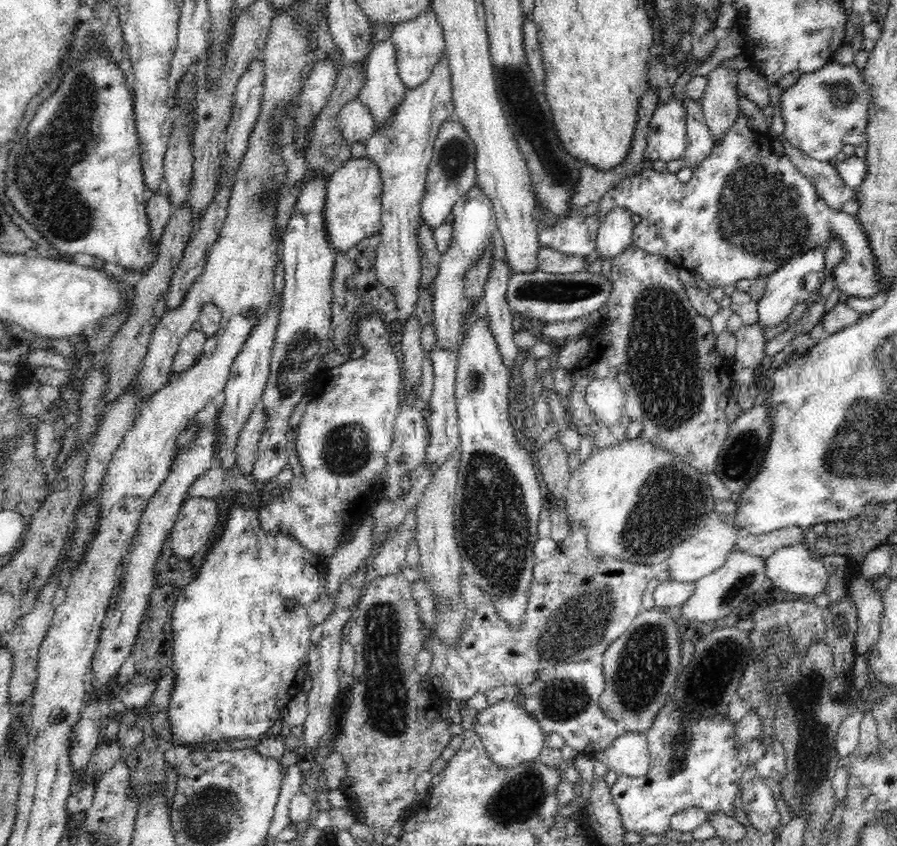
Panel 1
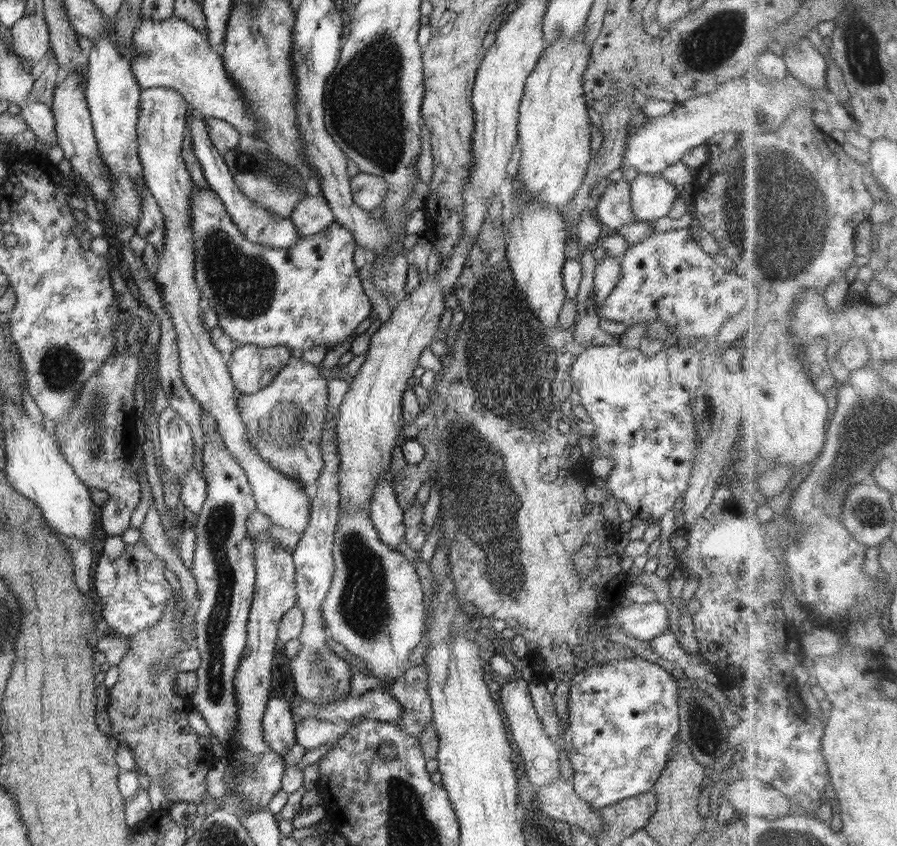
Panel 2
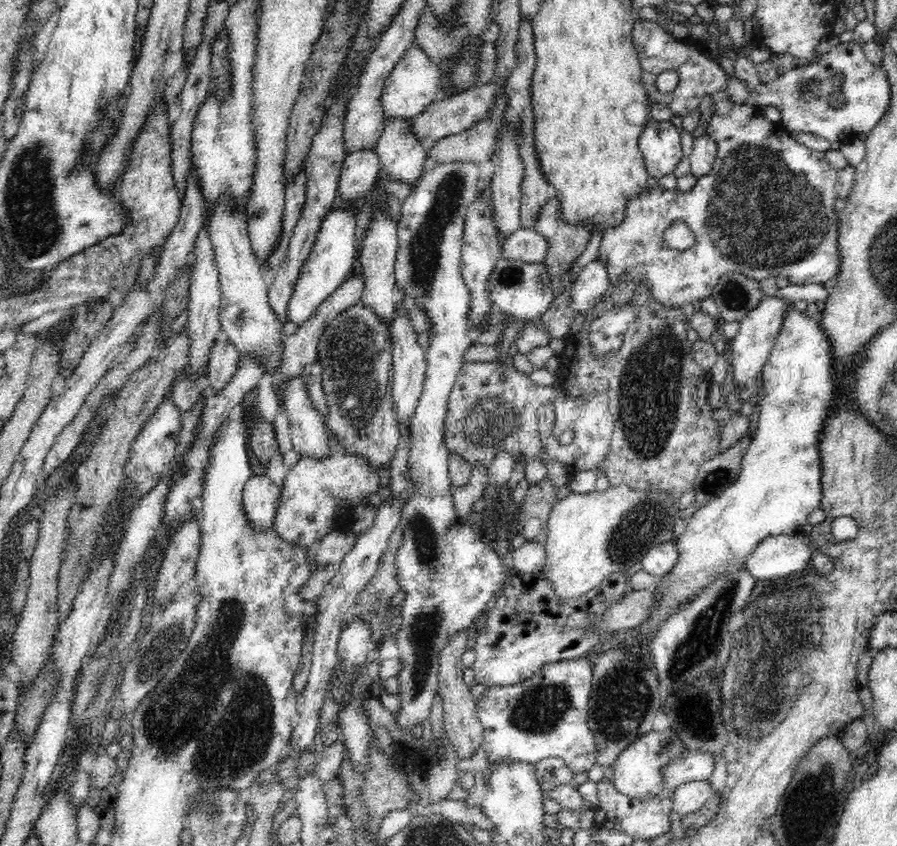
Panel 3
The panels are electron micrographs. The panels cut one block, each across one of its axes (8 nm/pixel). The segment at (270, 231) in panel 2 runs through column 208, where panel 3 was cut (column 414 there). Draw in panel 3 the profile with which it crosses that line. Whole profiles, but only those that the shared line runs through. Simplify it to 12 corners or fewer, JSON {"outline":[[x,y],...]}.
{"outline":[[385,116],[376,142],[392,180],[417,185],[428,144],[409,120]]}

